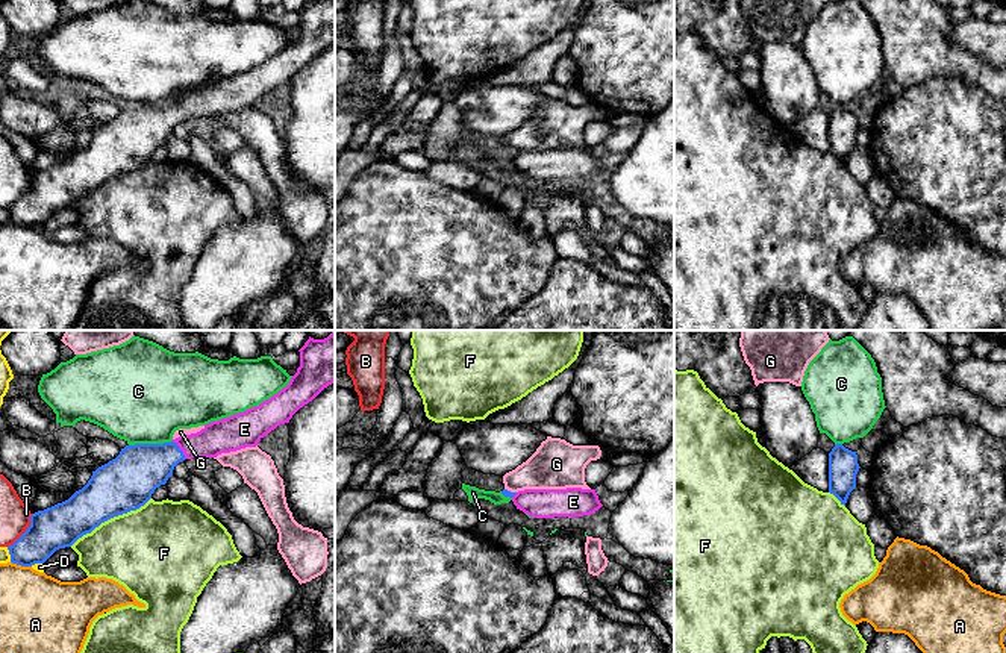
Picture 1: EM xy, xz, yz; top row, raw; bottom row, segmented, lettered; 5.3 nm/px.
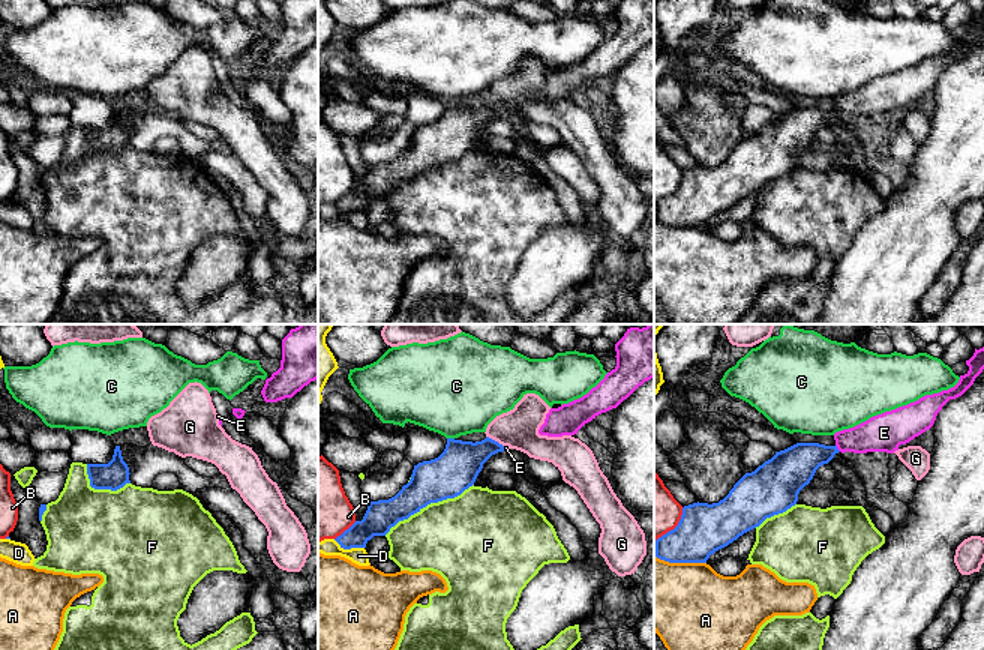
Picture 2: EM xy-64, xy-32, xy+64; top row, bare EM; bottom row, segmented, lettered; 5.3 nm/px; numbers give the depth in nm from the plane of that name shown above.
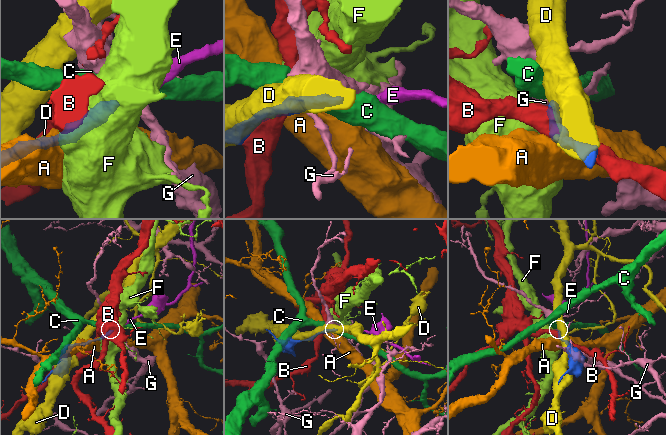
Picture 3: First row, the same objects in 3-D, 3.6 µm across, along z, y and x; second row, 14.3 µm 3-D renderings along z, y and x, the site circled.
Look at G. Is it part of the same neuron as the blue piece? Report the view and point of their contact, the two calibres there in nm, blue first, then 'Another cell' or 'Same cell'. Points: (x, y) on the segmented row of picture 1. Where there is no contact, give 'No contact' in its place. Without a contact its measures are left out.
Touches blue at xz (509, 491). Thickness 40 nm (blue) against 220 nm. Another cell

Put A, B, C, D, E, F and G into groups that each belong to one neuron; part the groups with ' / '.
A / B / C / D / E / F / G

